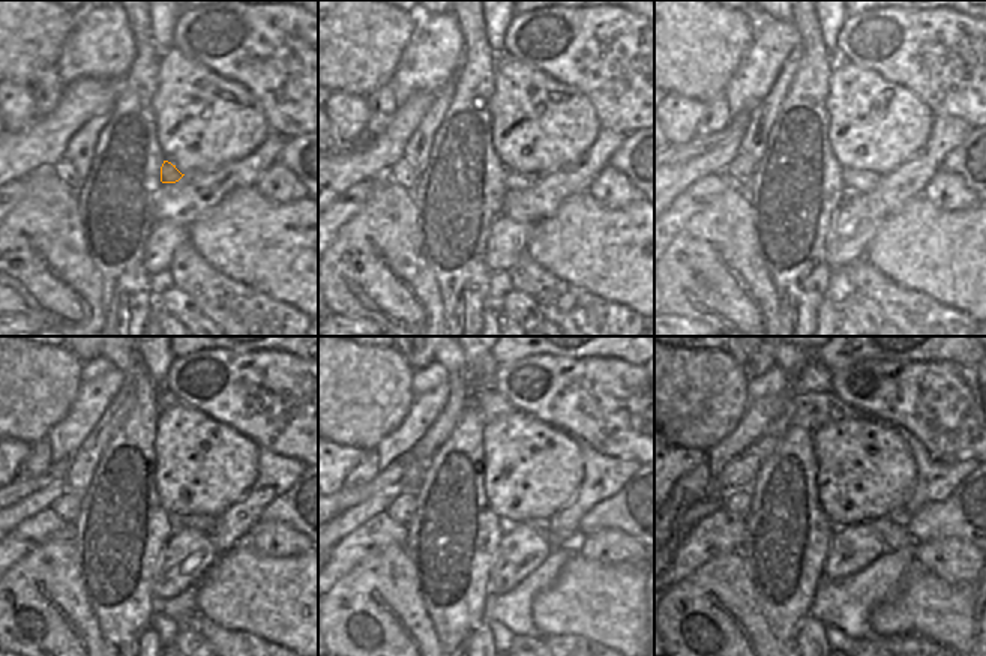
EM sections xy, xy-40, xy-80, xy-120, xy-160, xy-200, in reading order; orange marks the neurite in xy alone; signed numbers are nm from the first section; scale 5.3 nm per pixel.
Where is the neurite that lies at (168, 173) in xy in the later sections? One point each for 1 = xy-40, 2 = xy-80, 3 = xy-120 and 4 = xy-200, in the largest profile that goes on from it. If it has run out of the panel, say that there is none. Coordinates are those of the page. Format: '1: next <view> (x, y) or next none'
1: next xy-40 (515, 180)
2: next xy-80 (856, 182)
3: next xy-120 (198, 521)
4: next xy-200 (890, 529)

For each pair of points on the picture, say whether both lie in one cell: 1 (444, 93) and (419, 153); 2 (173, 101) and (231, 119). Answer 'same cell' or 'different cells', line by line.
1: same cell
2: same cell

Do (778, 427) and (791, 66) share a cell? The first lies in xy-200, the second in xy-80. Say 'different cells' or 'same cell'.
same cell

